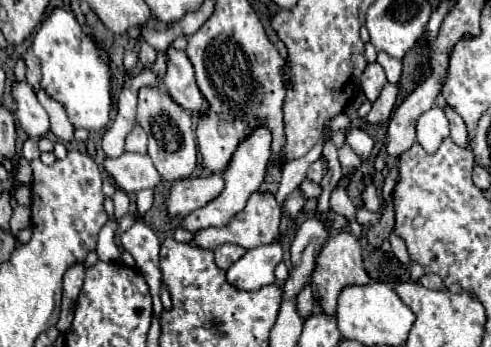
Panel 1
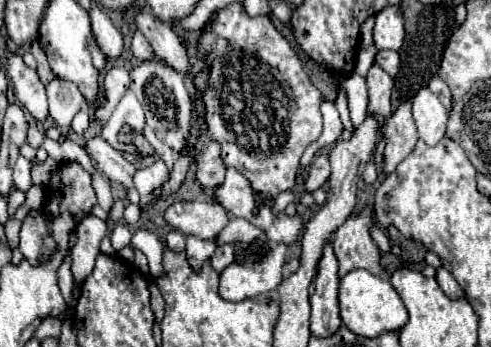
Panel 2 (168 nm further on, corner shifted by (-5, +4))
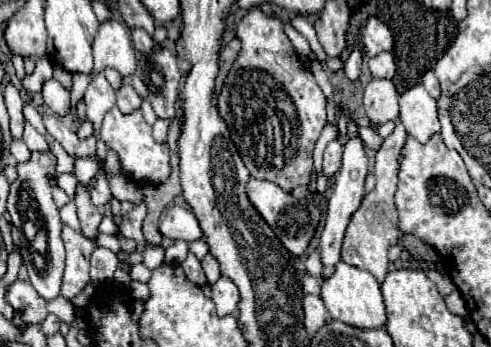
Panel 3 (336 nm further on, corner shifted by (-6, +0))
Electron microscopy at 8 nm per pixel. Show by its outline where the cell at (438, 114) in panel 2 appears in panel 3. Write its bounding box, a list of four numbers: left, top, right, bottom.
[398,85,440,143]

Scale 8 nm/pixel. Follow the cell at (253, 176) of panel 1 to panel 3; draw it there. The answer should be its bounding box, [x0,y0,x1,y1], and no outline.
[158,205,202,243]

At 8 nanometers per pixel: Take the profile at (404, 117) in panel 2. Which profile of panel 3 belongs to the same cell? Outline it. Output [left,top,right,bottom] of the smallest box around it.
[342,123,406,283]

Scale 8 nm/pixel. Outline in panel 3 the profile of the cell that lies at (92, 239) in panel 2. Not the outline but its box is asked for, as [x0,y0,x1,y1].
[74,177,102,237]

